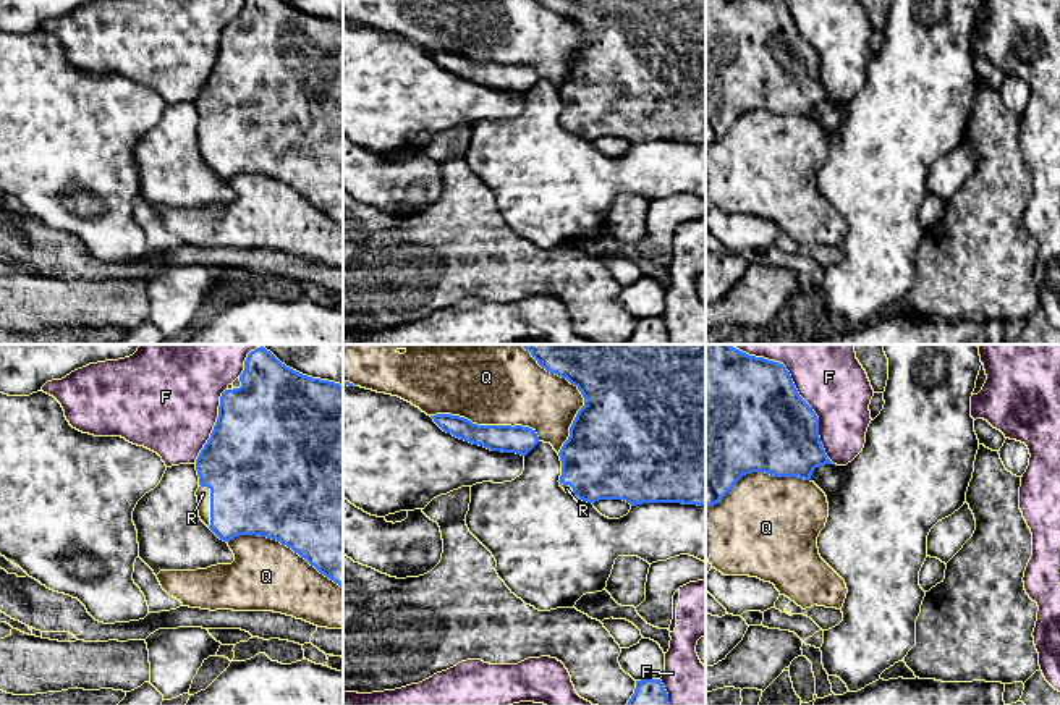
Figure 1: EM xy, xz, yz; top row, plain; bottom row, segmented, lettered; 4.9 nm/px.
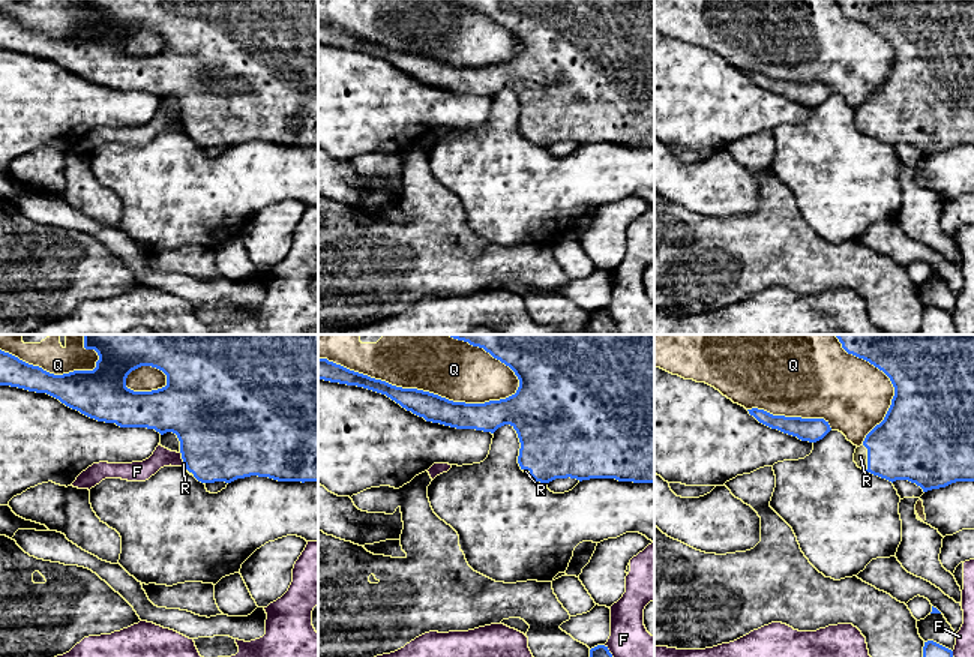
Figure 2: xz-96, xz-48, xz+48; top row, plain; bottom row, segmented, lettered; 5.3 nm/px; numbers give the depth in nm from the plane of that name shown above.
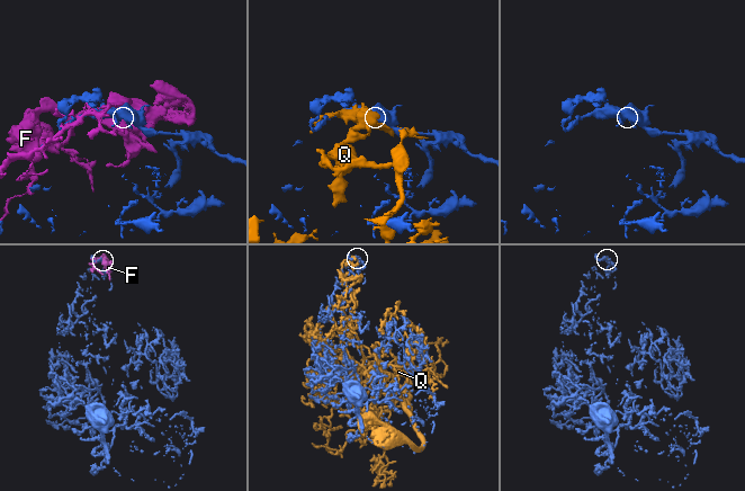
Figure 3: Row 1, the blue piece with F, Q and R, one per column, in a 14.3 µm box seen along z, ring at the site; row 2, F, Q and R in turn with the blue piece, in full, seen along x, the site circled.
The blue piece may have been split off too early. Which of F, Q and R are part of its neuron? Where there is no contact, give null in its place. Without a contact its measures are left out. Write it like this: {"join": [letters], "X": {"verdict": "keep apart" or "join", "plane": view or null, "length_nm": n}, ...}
{"join": ["R"], "F": {"verdict": "keep apart", "plane": "yz", "length_nm": 550}, "Q": {"verdict": "keep apart", "plane": "xy", "length_nm": 600}, "R": {"verdict": "join", "plane": "xy", "length_nm": 220}}

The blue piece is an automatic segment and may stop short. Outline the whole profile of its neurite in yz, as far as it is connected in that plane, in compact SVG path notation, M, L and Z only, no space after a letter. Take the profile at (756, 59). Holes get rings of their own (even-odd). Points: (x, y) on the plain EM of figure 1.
M706 0L706 146L717 142L746 112L811 118L816 105L833 102L820 81L819 55L799 34L780 0Z

